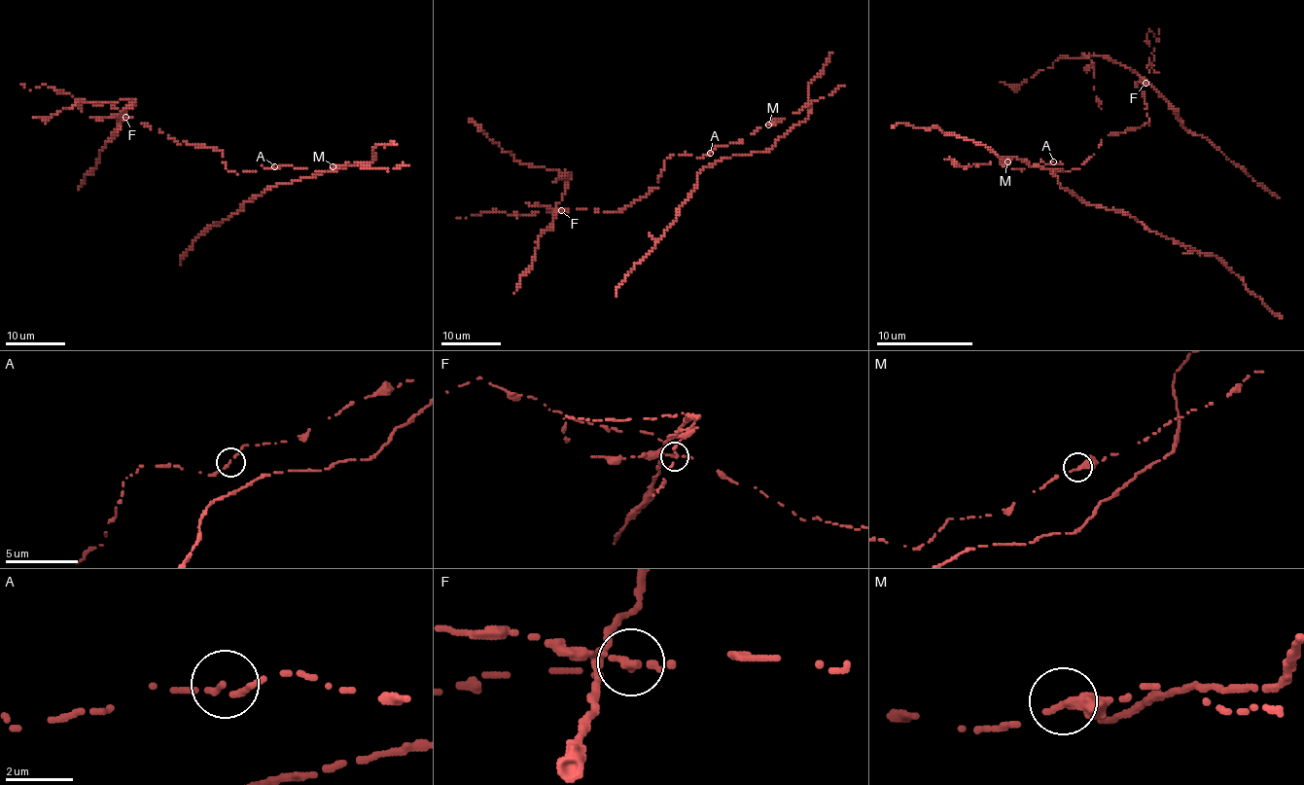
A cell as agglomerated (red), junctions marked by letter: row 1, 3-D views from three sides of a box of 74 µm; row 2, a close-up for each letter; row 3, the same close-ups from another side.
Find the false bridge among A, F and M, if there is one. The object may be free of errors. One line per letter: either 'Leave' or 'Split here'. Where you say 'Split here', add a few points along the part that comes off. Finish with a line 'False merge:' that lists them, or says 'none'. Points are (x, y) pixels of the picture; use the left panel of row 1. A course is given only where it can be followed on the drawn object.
A: Leave
F: Split here
M: Leave
False merge: F

